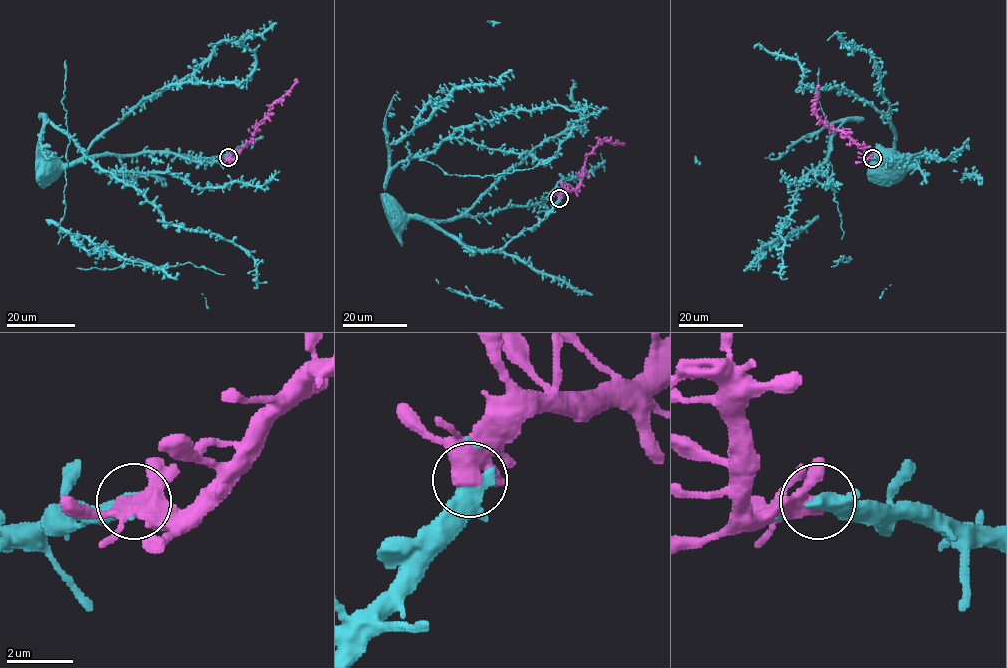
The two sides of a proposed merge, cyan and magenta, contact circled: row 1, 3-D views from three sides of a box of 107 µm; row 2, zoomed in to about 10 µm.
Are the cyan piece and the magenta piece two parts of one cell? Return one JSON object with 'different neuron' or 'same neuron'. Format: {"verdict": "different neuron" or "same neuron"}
{"verdict": "same neuron"}

